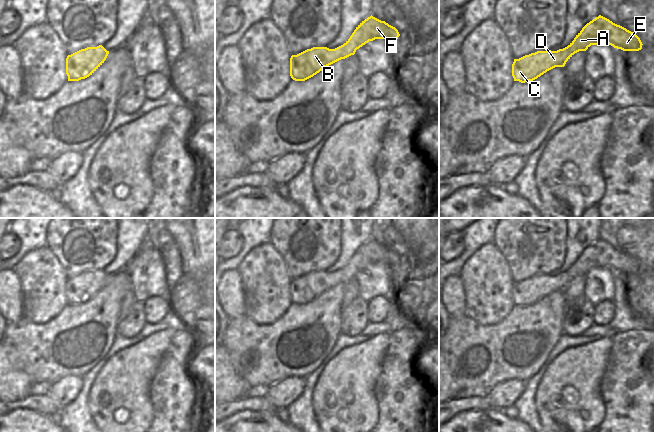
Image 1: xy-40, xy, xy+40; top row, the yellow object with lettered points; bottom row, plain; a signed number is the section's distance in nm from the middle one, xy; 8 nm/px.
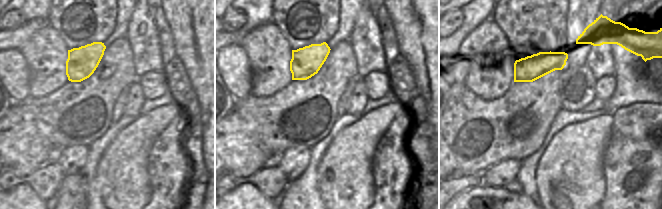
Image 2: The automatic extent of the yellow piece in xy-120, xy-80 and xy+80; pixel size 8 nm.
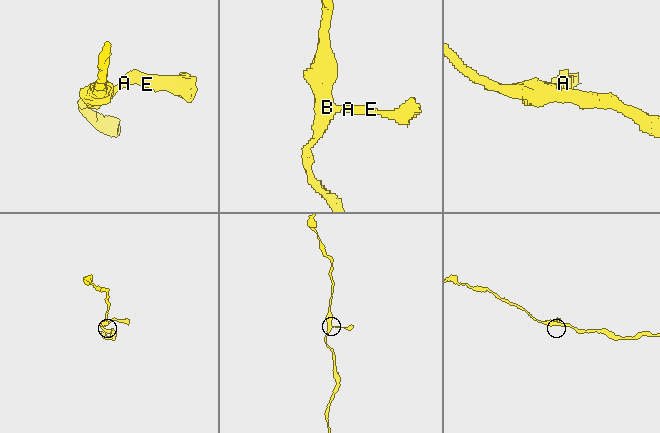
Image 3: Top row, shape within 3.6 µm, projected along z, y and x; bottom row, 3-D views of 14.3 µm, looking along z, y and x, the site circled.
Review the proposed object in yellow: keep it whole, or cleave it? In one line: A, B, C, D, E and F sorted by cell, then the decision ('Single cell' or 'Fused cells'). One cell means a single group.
Groups: A B C D E F. Single cell

